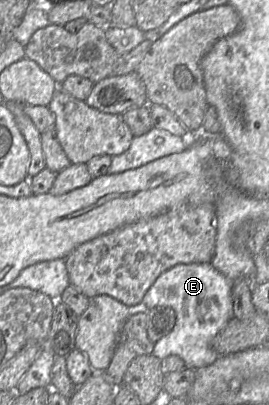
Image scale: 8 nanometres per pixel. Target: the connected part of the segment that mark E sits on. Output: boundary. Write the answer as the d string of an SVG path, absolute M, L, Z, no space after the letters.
M210 263L177 264L163 272L148 289L142 302L149 309L171 307L176 313L172 331L154 344L153 355L163 360L169 355L183 359L186 368L211 365L220 356L212 347L212 339L233 318L233 281Z

